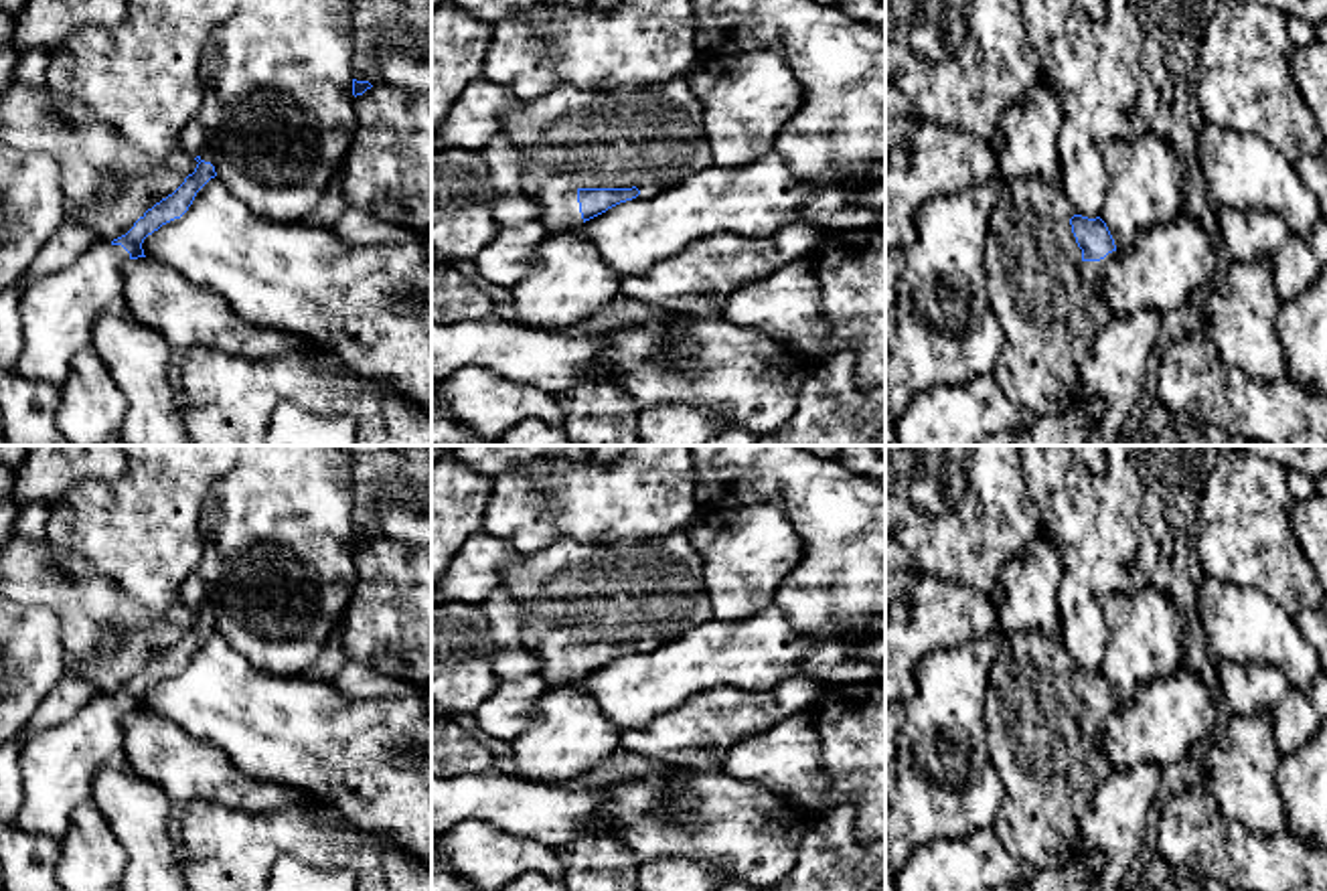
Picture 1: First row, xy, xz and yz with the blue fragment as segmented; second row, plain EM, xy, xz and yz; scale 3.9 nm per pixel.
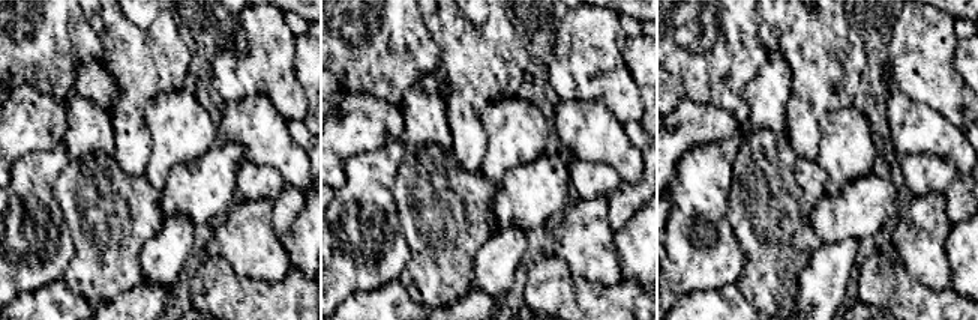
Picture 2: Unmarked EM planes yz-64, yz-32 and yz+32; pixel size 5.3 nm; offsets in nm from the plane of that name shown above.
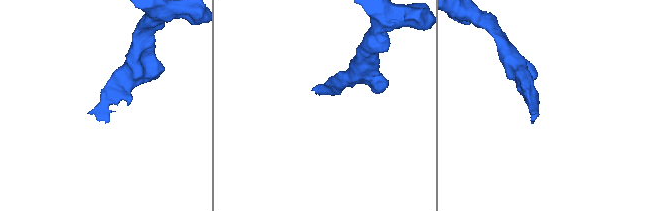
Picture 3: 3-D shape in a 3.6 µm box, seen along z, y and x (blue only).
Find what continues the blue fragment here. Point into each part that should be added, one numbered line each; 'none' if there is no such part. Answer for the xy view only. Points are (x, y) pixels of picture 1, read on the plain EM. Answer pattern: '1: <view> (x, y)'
1: xy (59, 764)

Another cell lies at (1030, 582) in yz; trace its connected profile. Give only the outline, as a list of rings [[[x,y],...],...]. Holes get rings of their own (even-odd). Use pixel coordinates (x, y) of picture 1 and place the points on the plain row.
[[[1043,524],[1041,533],[1001,569],[1003,603],[997,624],[1001,642],[1029,632],[1039,632],[1047,642],[1060,636],[1058,587],[1062,573],[1058,541]]]

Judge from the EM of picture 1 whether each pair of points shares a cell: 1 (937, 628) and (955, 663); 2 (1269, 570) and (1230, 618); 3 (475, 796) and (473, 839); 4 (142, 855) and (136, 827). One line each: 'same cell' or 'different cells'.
1: different cells
2: different cells
3: different cells
4: same cell

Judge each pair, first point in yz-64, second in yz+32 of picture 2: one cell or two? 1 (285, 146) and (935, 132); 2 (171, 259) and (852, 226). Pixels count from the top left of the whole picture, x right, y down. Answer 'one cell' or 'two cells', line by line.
1: one cell
2: two cells

